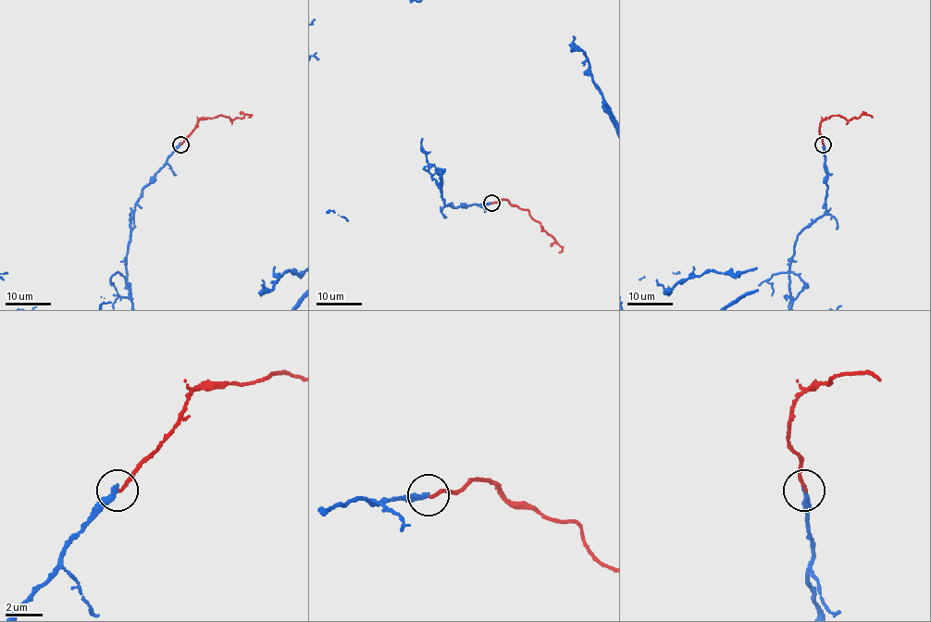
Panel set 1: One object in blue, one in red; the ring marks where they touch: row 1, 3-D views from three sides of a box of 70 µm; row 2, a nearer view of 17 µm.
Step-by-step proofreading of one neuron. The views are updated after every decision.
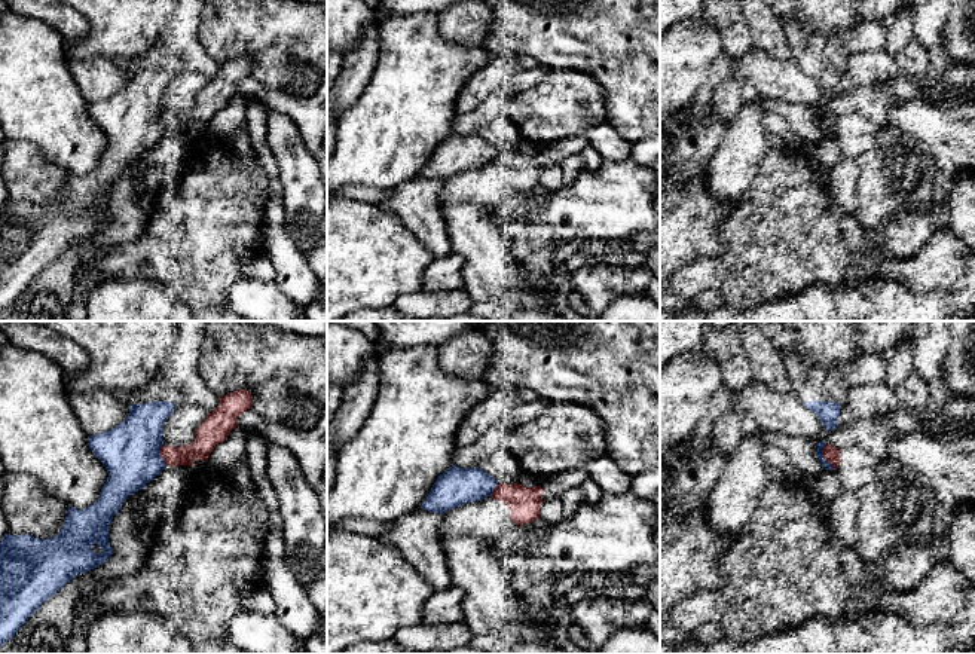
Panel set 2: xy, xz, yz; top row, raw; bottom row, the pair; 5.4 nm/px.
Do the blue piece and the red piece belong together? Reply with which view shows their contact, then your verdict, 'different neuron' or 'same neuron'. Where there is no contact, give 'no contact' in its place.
yz | different neuron

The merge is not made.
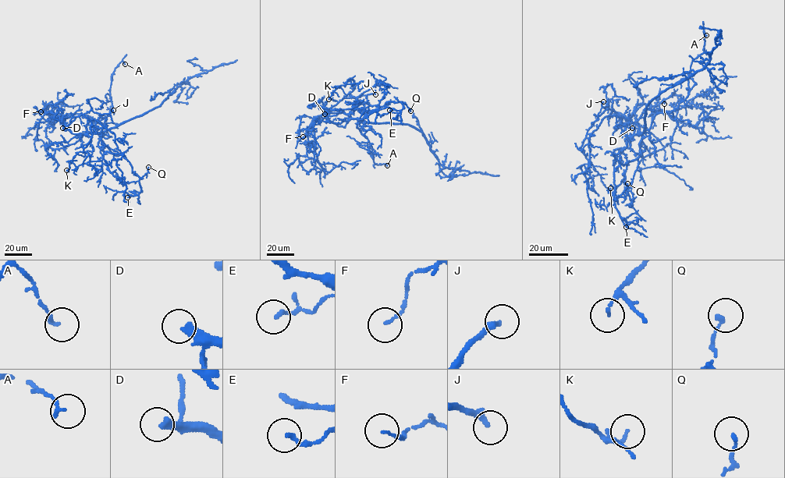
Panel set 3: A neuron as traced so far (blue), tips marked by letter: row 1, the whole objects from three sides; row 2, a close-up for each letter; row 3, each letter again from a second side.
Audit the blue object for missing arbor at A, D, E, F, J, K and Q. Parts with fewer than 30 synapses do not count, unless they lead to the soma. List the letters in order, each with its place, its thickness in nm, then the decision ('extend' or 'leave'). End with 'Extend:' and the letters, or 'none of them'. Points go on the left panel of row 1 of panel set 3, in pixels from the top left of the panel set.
A: place (125, 64); calibre 170 nm; leave
D: place (62, 128); calibre 320 nm; extend
E: place (127, 197); calibre 180 nm; leave
F: place (40, 111); calibre 100 nm; leave
J: place (113, 110); calibre 300 nm; extend
K: place (66, 170); calibre 130 nm; leave
Q: place (148, 167); calibre 160 nm; leave
Extend: D, J

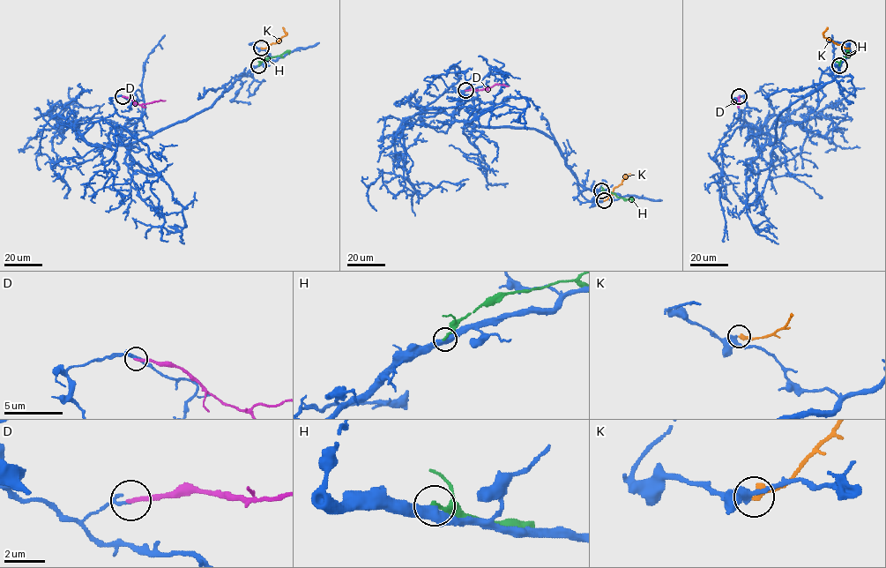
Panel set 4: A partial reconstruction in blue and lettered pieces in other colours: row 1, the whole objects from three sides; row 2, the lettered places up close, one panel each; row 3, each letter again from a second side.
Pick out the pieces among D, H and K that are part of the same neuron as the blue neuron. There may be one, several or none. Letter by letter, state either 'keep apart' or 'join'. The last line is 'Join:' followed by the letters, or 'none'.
D: keep apart
H: keep apart
K: keep apart
Join: none

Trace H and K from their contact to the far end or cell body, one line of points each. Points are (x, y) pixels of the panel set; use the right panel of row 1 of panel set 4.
H: (839, 65), (840, 59), (847, 51), (850, 54)
K: (849, 48), (824, 37), (827, 27)

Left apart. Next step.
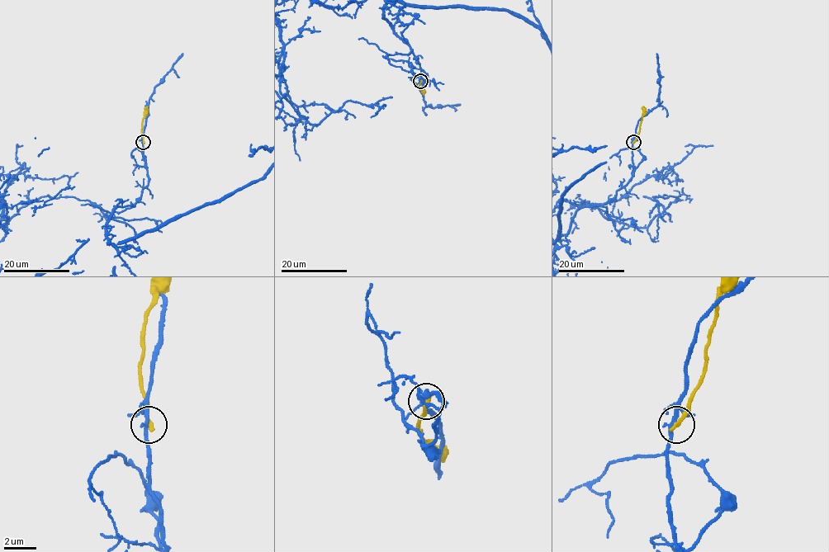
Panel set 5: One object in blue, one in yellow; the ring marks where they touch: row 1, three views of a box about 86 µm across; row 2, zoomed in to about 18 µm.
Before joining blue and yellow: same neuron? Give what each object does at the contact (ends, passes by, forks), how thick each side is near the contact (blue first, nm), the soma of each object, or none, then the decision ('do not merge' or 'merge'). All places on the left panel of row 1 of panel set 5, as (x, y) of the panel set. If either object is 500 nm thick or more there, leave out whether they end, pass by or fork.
blue forks | yellow ends | 200/280 nm | blue none | yellow none | do not merge

